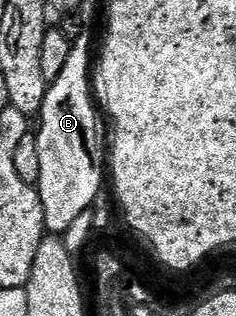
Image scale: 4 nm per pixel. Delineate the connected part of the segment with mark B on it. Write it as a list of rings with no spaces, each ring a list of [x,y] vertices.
[[[82,35],[73,41],[71,55],[67,55],[67,63],[63,71],[54,81],[48,82],[48,89],[39,112],[41,126],[36,126],[35,136],[39,147],[39,179],[35,186],[41,206],[46,230],[53,235],[63,235],[79,219],[79,215],[89,213],[94,208],[96,198],[101,193],[101,169],[97,166],[97,157],[93,148],[97,145],[97,117],[99,109],[95,104],[91,88],[91,57],[89,61],[88,36]]]

